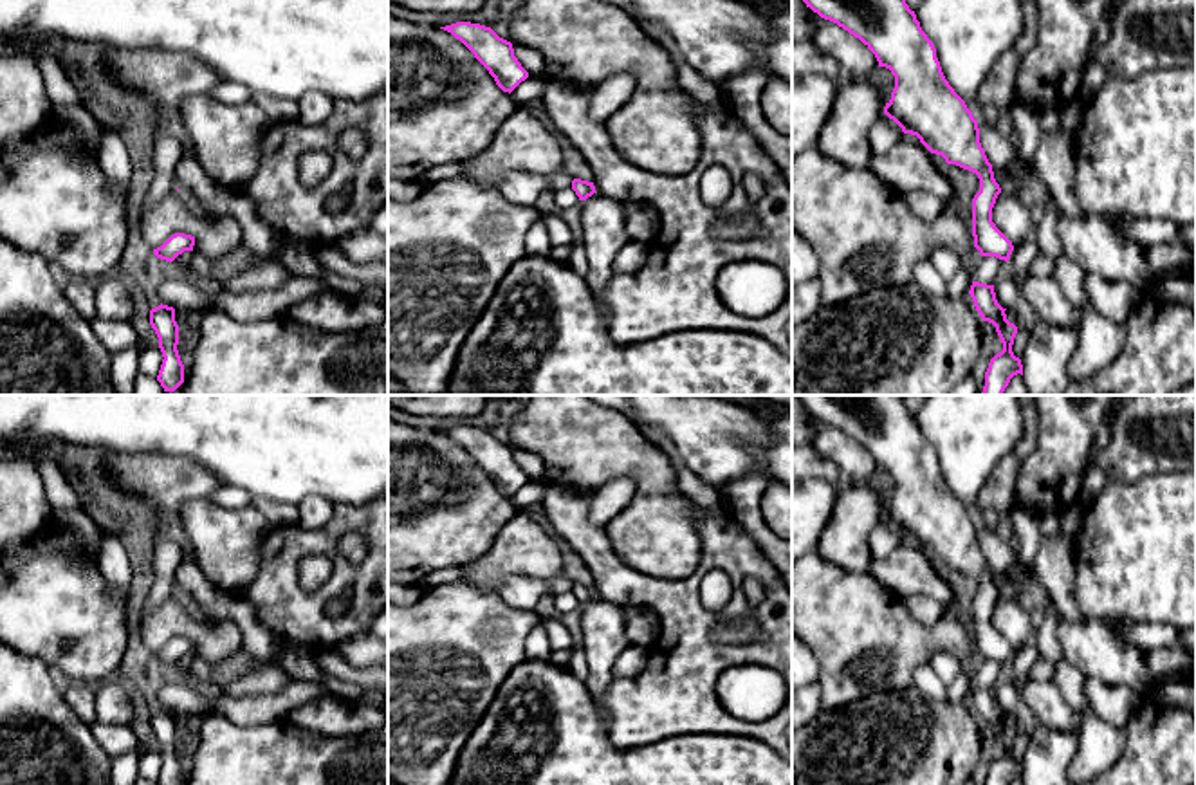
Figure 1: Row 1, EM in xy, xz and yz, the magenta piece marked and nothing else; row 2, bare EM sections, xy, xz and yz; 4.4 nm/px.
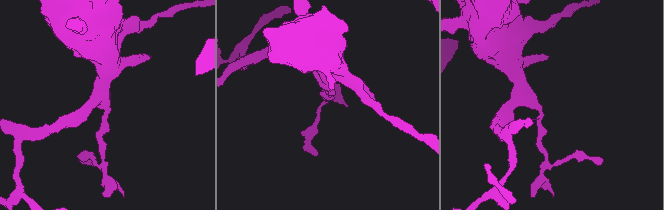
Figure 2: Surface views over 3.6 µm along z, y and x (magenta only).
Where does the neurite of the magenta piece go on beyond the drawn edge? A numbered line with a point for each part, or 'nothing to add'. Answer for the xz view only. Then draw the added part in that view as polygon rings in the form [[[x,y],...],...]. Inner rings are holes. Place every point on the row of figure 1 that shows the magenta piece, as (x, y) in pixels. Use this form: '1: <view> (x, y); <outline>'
1: xz (603, 233); [[[593,193],[581,200],[581,242],[588,254],[590,272],[586,282],[610,328],[612,310],[604,300],[610,280],[615,276],[613,260],[628,240],[624,231],[624,202]]]

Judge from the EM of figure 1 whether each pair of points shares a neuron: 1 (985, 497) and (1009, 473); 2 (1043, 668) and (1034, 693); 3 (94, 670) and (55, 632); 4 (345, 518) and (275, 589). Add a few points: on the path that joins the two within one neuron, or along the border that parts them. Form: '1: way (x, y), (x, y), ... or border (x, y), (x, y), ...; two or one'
1: way (991, 491), (1003, 479); one
2: border (1029, 679), (1048, 679), (1052, 683); two
3: way (92, 655), (91, 648), (74, 632), (69, 632); one
4: way (323, 540), (307, 542), (282, 567); one

